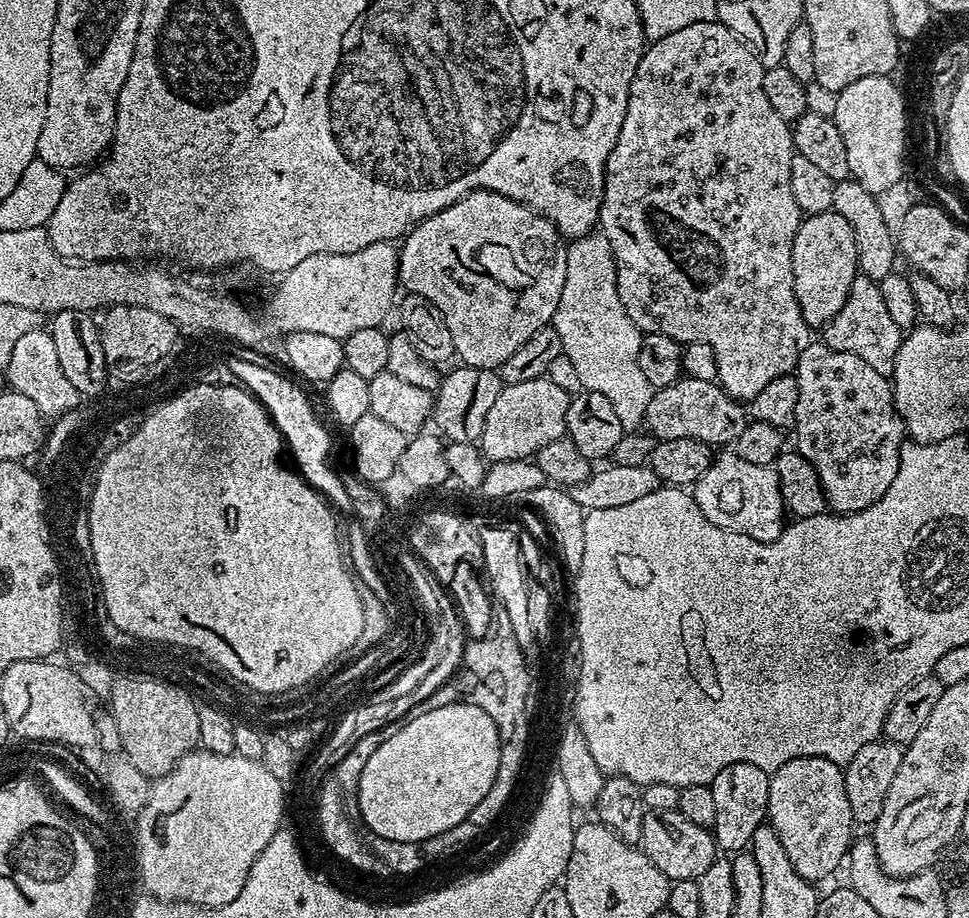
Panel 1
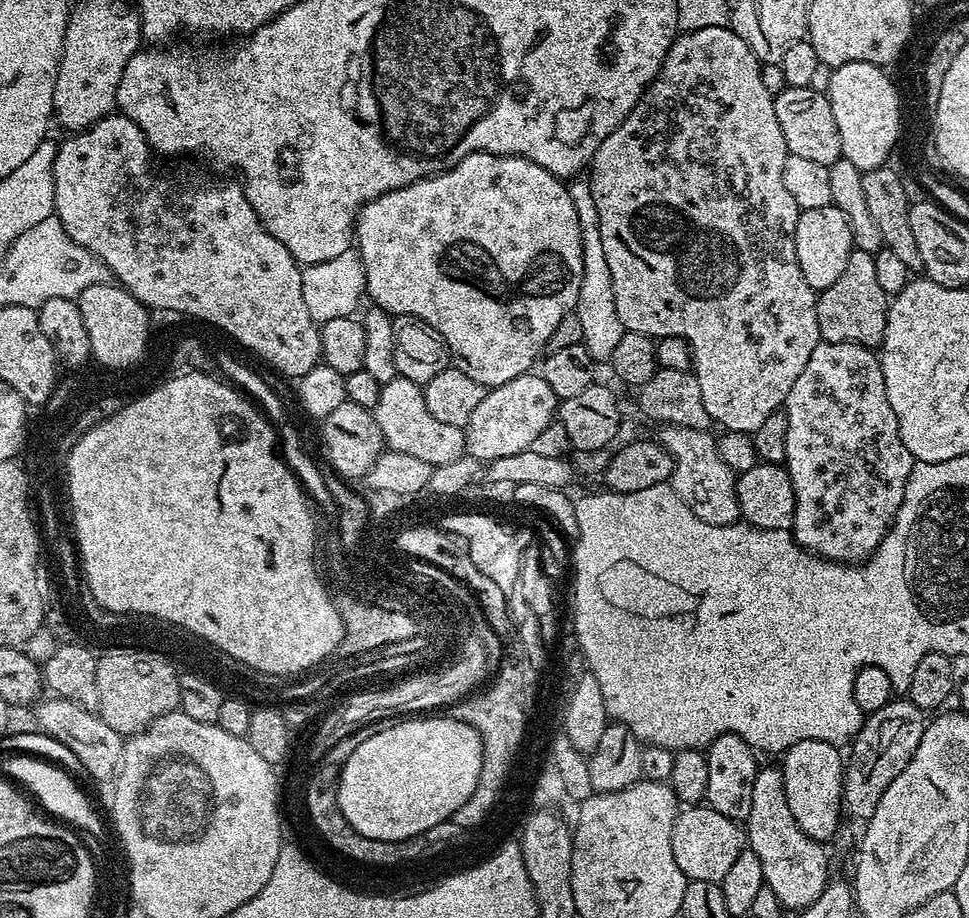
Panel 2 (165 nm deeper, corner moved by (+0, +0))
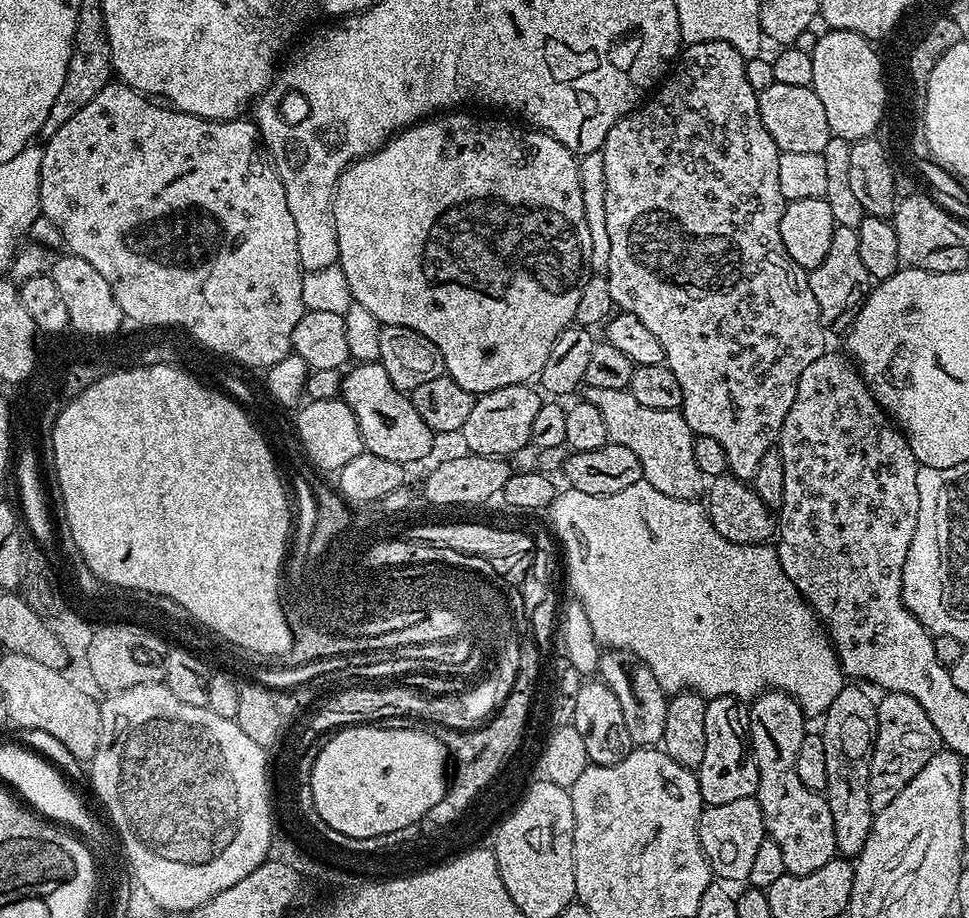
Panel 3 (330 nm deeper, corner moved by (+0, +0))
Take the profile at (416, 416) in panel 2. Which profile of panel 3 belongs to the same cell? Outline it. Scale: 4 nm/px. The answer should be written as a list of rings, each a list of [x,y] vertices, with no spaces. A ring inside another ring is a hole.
[[[379,362],[353,363],[342,376],[342,398],[358,418],[364,451],[405,466],[416,464],[431,454],[434,439],[432,428],[426,426],[426,422],[422,422],[422,414],[414,410],[411,395],[394,387]]]

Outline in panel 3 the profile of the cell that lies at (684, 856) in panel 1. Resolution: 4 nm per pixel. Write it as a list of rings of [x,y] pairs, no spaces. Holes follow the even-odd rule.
[[[751,796],[738,798],[735,802],[707,805],[700,813],[698,838],[704,856],[708,859],[708,865],[721,881],[747,881],[758,846],[762,846],[762,842],[766,839],[760,803],[757,802],[755,796]]]

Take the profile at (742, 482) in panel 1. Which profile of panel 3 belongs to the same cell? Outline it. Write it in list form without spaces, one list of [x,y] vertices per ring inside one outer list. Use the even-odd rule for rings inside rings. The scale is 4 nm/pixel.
[[[585,387],[583,392],[583,399],[588,400],[590,406],[598,406],[602,413],[609,441],[626,446],[626,450],[631,450],[637,455],[638,462],[642,462],[643,483],[654,486],[654,490],[662,490],[662,494],[670,494],[670,498],[696,500],[699,492],[701,495],[702,477],[698,462],[694,462],[694,433],[683,411],[650,410],[650,406],[642,406],[627,388],[602,390]]]

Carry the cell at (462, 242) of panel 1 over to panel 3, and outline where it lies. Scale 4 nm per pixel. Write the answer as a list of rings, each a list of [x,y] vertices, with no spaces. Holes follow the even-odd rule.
[[[452,110],[412,124],[397,132],[378,151],[353,160],[340,176],[332,198],[332,217],[340,255],[338,263],[342,274],[346,274],[346,286],[350,286],[353,301],[366,306],[382,326],[406,326],[418,330],[418,334],[426,334],[442,354],[446,375],[458,382],[462,390],[473,394],[493,392],[502,386],[528,384],[539,377],[550,355],[550,346],[554,346],[565,328],[576,319],[578,298],[582,298],[584,281],[592,263],[590,226],[586,226],[586,210],[582,210],[577,157],[550,132],[523,127],[507,124],[504,120],[483,120],[480,116],[471,116],[468,110]]]

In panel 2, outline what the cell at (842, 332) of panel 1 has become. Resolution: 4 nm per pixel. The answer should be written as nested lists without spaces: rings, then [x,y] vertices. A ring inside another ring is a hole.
[[[852,249],[850,258],[846,258],[846,270],[834,281],[834,286],[826,286],[817,295],[818,330],[823,342],[854,342],[864,348],[875,349],[884,340],[886,334],[886,318],[890,297],[878,286],[878,278],[874,271],[874,255],[866,250]]]

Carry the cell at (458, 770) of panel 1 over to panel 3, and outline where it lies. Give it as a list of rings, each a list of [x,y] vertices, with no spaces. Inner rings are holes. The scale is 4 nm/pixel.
[[[344,726],[335,734],[337,736],[332,736],[325,744],[319,745],[319,752],[312,770],[312,794],[318,814],[338,834],[348,832],[351,836],[373,837],[376,832],[384,832],[387,828],[396,828],[399,822],[406,822],[407,819],[413,820],[413,815],[422,811],[437,796],[438,790],[442,787],[442,766],[450,761],[450,757],[444,747],[443,739],[439,735],[431,736],[430,733],[423,732],[422,729],[415,728],[415,726],[409,726],[406,729],[390,729],[387,726]]]

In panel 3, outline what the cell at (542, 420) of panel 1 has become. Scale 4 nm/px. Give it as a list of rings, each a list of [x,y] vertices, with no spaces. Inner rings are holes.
[[[515,384],[477,395],[474,410],[470,410],[470,418],[466,418],[462,429],[464,444],[468,447],[465,449],[474,456],[510,458],[529,444],[530,426],[542,403],[541,393],[533,388],[528,384]]]

